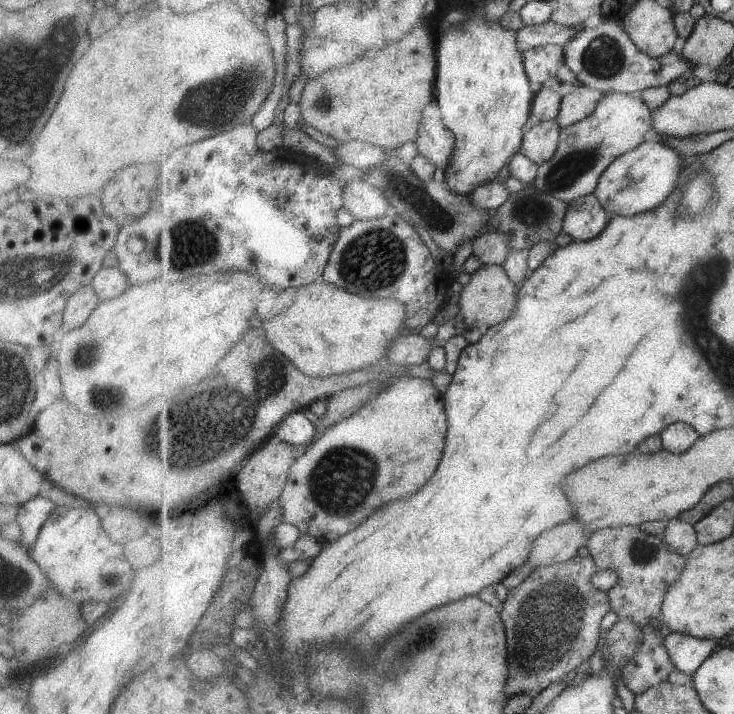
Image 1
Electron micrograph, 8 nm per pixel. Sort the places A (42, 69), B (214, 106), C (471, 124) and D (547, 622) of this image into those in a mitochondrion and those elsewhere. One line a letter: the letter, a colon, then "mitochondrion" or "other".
A: mitochondrion
B: mitochondrion
C: other
D: mitochondrion

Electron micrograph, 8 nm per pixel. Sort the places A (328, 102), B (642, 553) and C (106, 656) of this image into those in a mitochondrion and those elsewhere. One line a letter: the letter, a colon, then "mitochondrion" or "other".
A: mitochondrion
B: mitochondrion
C: other

